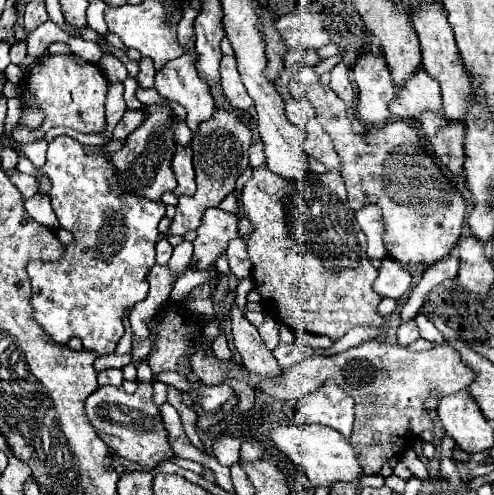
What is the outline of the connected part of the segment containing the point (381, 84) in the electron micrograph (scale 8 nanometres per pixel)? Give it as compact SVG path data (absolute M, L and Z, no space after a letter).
M361 54L353 64L353 76L359 90L357 116L365 126L377 126L389 120L389 104L395 100L395 84L383 54Z

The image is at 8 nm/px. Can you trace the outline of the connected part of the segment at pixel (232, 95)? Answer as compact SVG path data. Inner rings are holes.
M223 56L223 58L221 58L219 74L221 74L223 92L225 92L227 100L231 102L231 106L237 108L237 110L247 110L247 108L251 108L251 106L253 106L253 100L251 100L251 96L247 94L247 90L243 88L241 76L239 76L239 72L237 72L235 56Z

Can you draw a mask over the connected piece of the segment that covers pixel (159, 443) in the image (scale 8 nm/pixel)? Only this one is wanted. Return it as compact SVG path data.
M139 382L133 394L127 394L125 390L117 390L115 386L101 386L97 392L93 392L87 398L85 408L91 424L97 428L99 436L103 436L103 442L111 446L121 458L137 462L143 468L155 468L161 462L167 462L175 456L159 408L153 402L151 382Z

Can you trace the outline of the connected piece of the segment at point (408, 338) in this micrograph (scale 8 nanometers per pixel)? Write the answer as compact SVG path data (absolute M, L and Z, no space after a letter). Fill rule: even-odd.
M415 320L403 322L403 324L399 326L399 332L397 332L397 344L399 344L399 346L409 346L409 344L413 344L415 340L419 340L419 328L417 328Z

